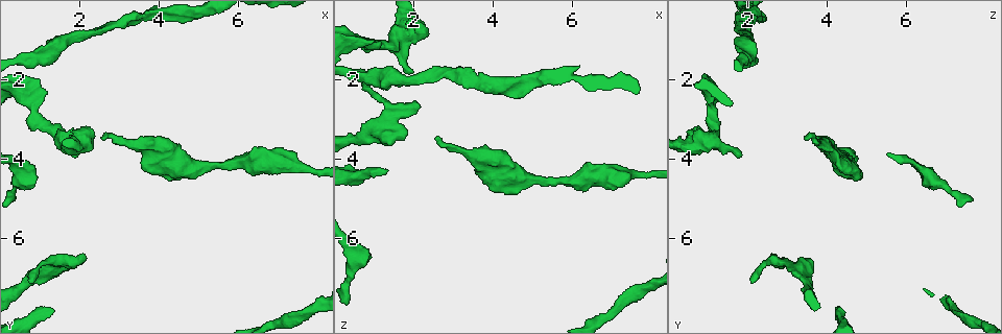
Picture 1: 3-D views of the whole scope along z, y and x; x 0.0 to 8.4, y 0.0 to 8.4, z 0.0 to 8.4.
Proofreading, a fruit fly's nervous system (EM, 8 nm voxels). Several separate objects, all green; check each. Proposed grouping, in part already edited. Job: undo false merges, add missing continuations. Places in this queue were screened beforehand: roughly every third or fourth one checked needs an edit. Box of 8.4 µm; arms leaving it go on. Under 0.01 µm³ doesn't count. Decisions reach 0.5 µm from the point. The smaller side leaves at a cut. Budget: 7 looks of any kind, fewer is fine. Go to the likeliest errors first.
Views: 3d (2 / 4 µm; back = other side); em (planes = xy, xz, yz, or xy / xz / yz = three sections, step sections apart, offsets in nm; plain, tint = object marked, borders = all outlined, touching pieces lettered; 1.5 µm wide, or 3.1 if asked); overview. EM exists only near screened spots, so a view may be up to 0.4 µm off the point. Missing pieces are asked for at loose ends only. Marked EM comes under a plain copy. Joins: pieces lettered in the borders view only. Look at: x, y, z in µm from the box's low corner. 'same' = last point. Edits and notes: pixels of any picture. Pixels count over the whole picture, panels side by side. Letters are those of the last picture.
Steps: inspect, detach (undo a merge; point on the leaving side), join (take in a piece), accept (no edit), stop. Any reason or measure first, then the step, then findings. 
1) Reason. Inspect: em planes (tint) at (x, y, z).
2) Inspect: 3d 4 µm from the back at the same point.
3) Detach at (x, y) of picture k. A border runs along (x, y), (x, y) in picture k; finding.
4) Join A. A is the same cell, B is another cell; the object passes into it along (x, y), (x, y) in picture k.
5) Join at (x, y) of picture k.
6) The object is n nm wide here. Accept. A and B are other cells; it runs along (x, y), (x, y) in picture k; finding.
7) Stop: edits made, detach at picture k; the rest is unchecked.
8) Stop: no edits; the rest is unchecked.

Free end. Inspect: em planes (borders) at (2.65, 3.45, 3.50).

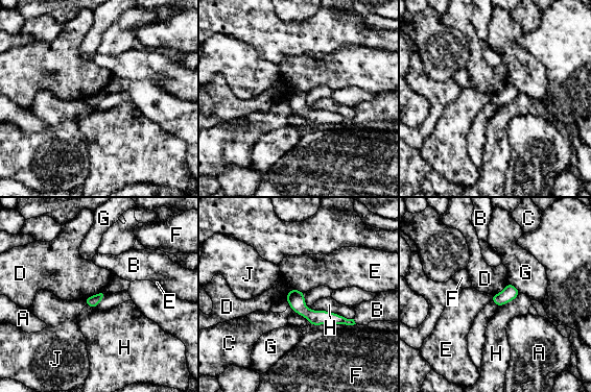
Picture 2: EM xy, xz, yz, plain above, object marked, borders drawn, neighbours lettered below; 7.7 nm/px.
Accept. A, B, C, D, E, F, G, H and J are other cells; a border runs along (103, 290), (84, 298) in picture 2; none of them fits.

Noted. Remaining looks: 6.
Branch stops here. Inspect: em xy step 8 (borders) at (0.80, 7.10, 2.05).

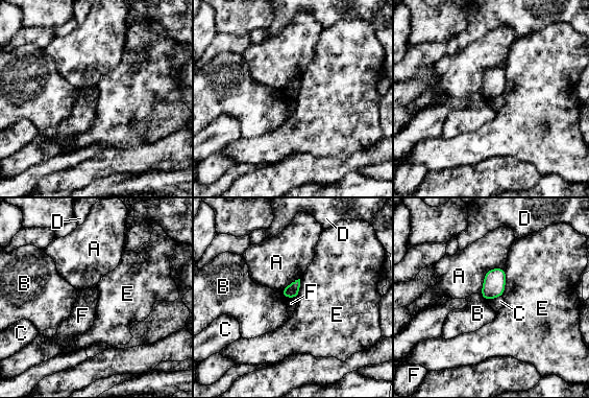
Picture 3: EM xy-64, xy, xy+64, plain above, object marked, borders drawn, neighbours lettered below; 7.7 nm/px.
Accept. A, B, C, D, E and F are other cells; a border runs along (284, 296), (295, 298) in picture 3; none of them fits.

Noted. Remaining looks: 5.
Branch stops here. Inspect: 3d 2 µm at (2.00, 3.85, 1.75).

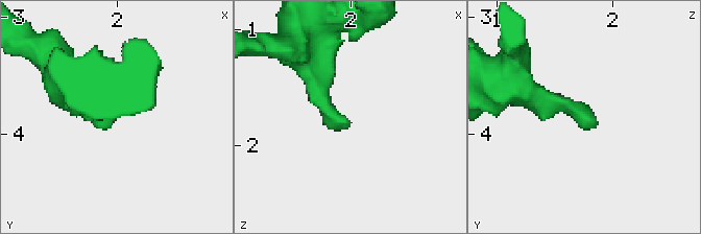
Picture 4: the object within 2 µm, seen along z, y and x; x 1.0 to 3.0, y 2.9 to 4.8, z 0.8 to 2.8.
Inspect: em planes (borders) at (2.00, 3.82, 1.78).

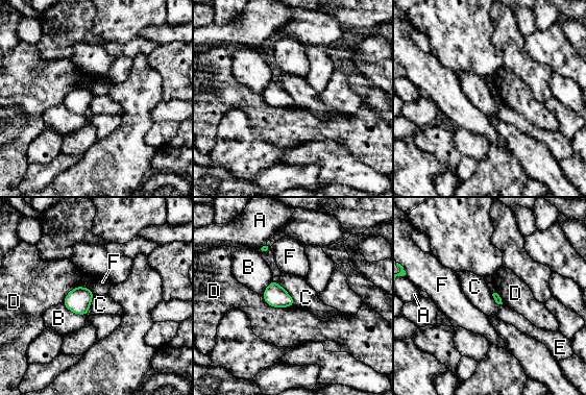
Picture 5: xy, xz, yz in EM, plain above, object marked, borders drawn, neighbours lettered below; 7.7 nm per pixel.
The longest contact is with D, 260 nm. Accept. A, B, C, D, E and F are other cells; a border runs along (279, 285), (292, 298), (294, 305) in picture 5; none of them fits.

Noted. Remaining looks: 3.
Stop: no edits; the rest is unchecked.

